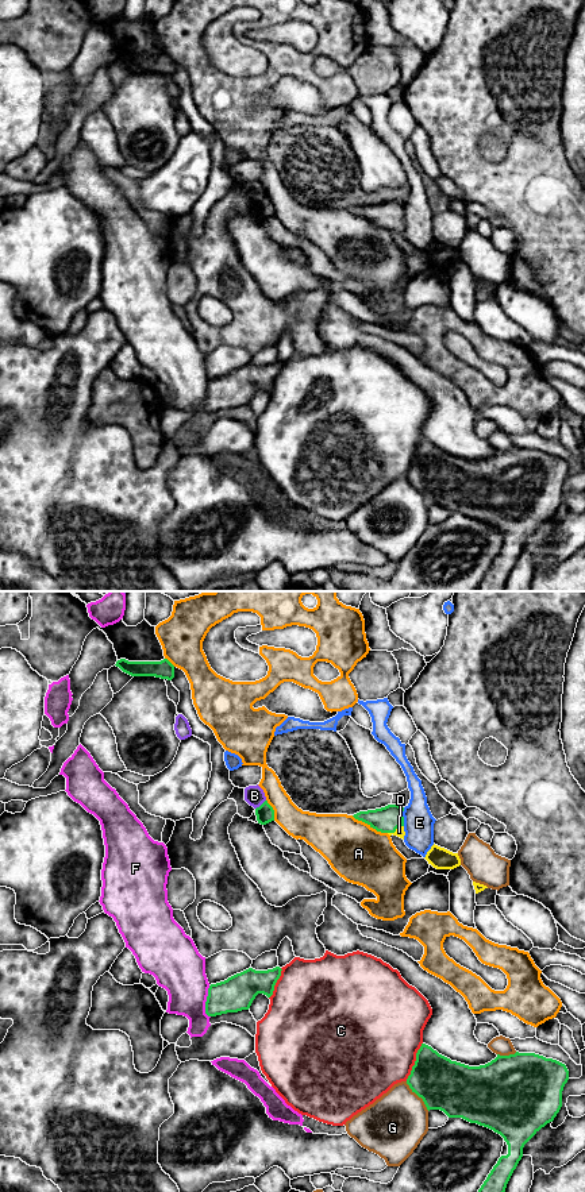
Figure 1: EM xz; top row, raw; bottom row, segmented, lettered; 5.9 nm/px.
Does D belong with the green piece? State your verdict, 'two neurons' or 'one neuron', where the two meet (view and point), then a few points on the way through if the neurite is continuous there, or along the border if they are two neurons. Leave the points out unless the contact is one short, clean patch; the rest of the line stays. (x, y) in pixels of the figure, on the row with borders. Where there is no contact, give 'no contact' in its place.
one neuron; meets green in xz at (395, 830); runs through xz (387, 820), (395, 830), (399, 832)

